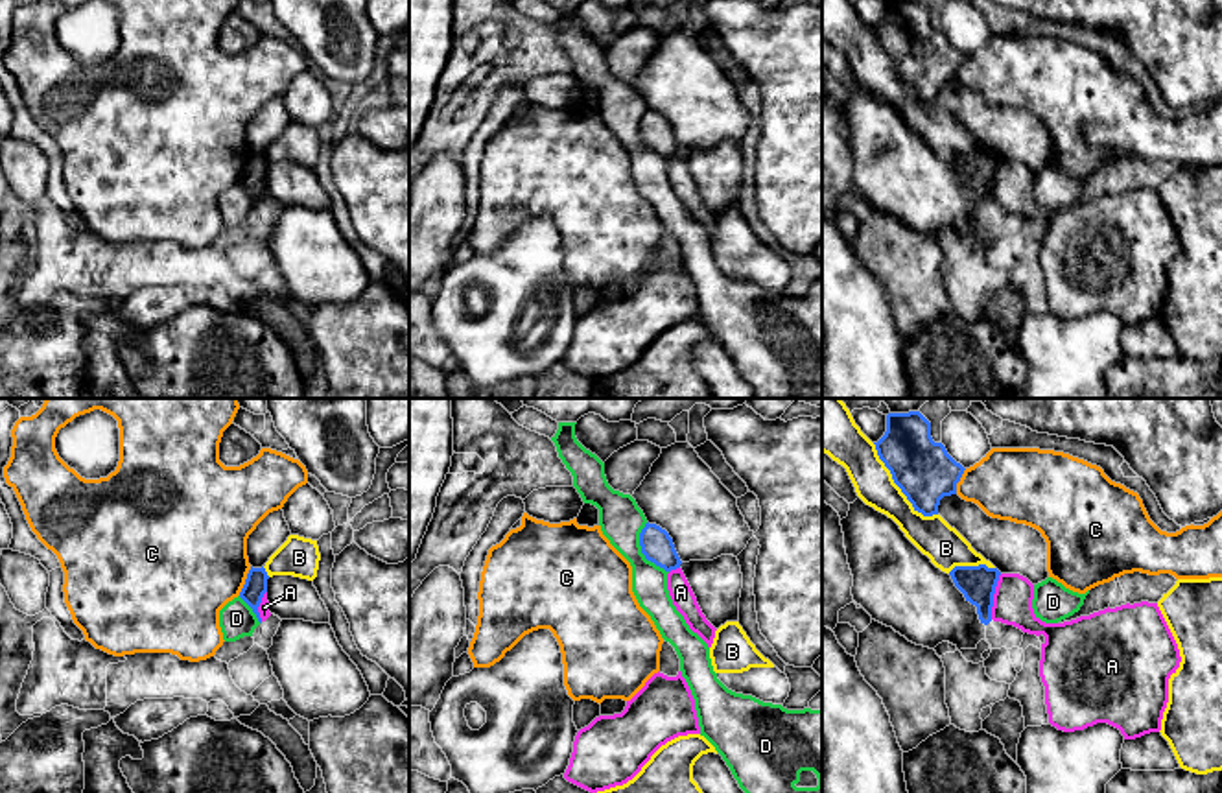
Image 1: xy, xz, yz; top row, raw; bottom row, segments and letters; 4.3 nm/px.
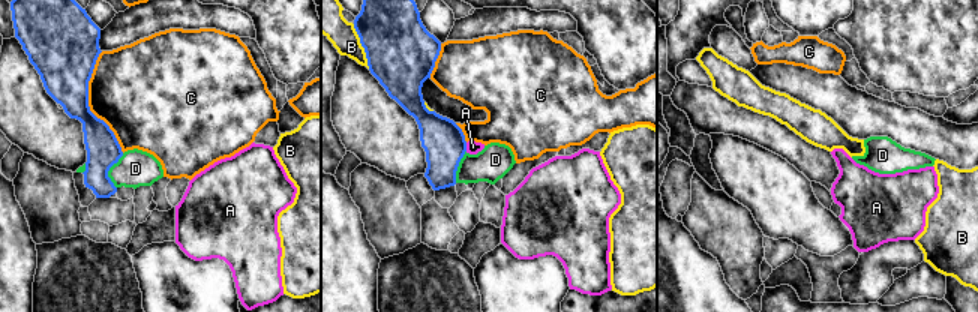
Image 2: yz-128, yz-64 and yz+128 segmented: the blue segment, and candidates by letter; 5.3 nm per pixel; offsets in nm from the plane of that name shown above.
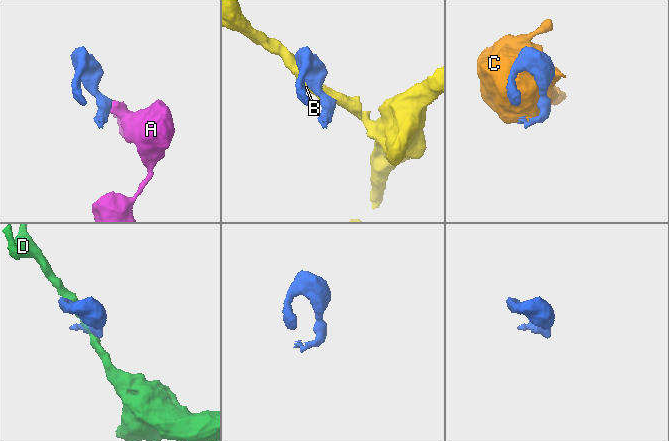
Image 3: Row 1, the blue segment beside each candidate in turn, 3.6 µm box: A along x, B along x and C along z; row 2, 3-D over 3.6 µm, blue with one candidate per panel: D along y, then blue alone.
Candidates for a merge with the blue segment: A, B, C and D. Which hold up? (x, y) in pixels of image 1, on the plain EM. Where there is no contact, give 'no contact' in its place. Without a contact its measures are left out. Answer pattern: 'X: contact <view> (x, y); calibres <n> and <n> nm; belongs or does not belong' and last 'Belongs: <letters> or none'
A: contact yz (992, 183); calibres 160 and 180 nm; does not belong
B: contact yz (898, 72); calibres 260 and 170 nm; does not belong
C: contact xy (246, 168); calibres 100 and 480 nm; does not belong
D: contact xz (642, 139); calibres 140 and 190 nm; does not belong
Belongs: none

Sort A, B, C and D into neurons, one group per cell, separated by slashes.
A / B / C / D

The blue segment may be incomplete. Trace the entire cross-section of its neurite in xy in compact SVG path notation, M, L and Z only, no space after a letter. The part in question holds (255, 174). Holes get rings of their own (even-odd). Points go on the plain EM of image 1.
M253 155L247 160L245 172L240 179L240 184L253 195L256 201L258 208L262 210L258 194L262 190L264 181L267 179L267 159L265 155Z

